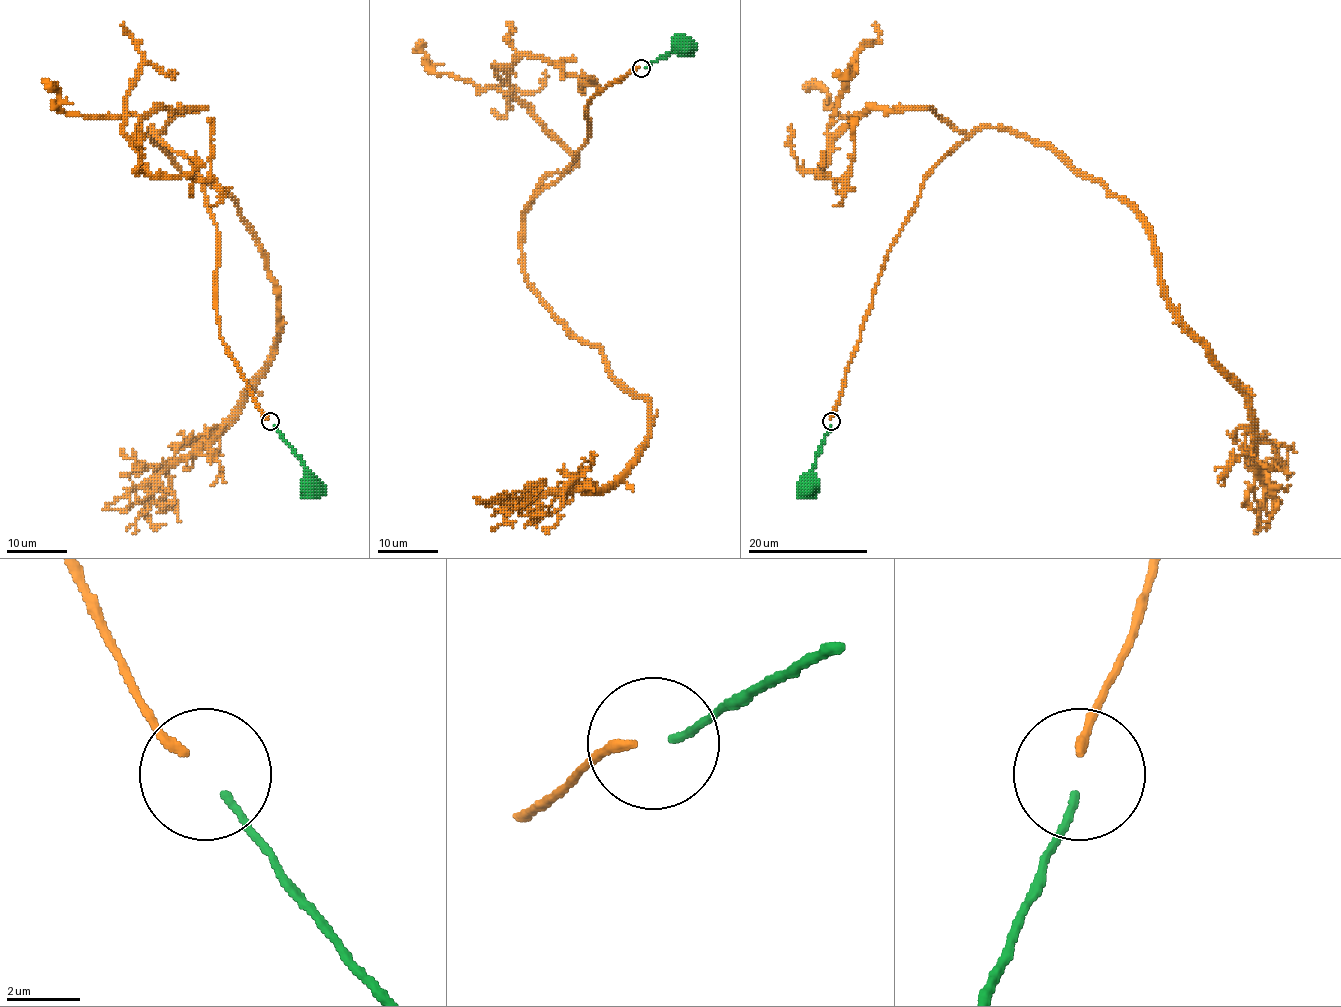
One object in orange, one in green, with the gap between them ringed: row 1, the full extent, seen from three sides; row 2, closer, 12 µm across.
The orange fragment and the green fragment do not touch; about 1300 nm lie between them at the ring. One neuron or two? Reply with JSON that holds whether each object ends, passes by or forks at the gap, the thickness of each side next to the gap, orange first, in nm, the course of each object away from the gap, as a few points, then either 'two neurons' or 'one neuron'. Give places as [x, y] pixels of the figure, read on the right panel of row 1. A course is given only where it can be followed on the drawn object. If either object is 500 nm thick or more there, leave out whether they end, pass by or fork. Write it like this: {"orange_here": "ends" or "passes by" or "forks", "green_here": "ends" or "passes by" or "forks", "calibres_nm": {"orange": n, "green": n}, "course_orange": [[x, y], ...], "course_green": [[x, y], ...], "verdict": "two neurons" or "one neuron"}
{"orange_here": "ends", "green_here": "ends", "calibres_nm": {"orange": 280, "green": 220}, "course_orange": [[831, 418], [924, 176], [1008, 128], [1153, 239], [1174, 316], [1244, 396], [1278, 501], [1257, 525]], "course_green": [[831, 424], [805, 486]], "verdict": "one neuron"}

